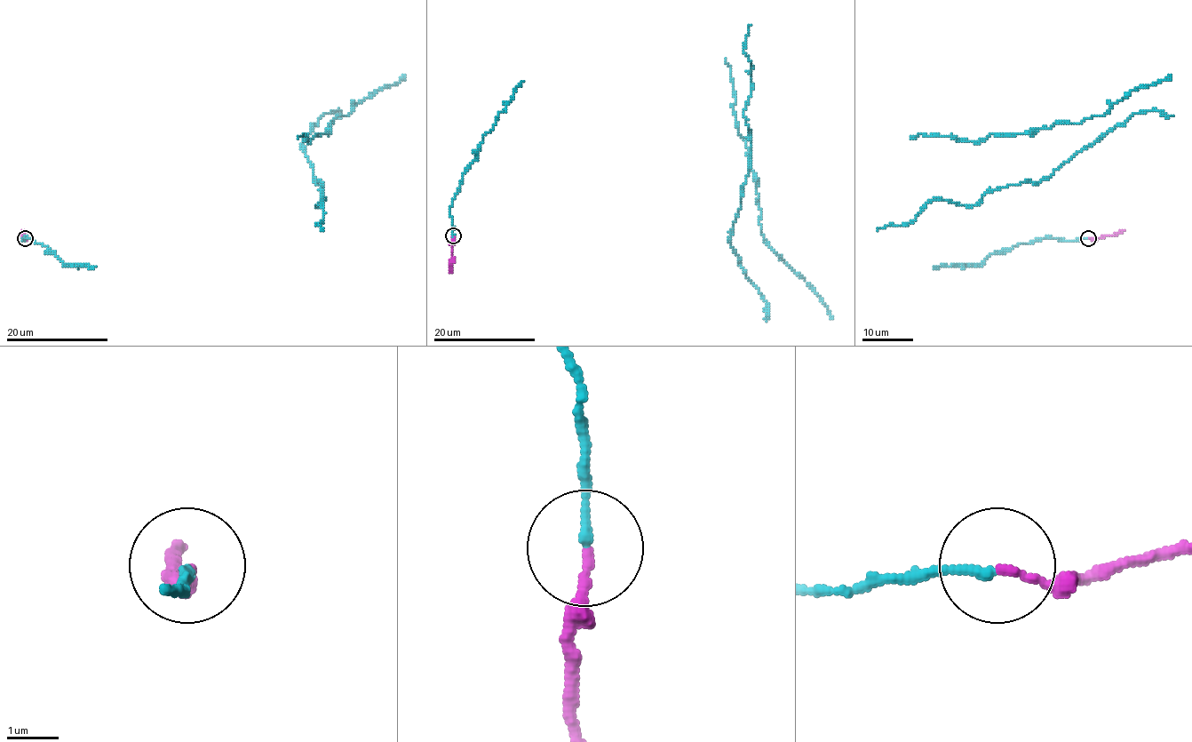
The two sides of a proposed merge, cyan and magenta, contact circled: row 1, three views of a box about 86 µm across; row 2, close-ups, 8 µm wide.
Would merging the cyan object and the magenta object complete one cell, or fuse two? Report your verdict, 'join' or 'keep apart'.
keep apart

